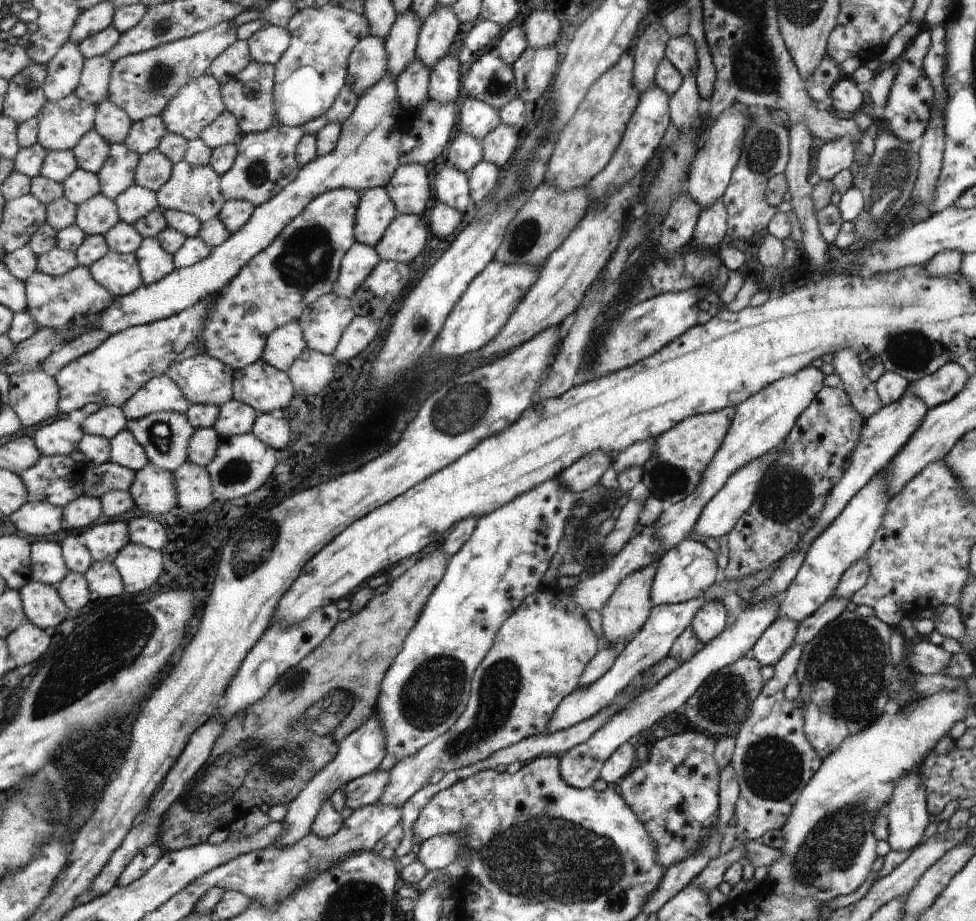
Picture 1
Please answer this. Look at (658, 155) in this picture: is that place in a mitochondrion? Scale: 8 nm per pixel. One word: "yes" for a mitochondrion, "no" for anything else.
no

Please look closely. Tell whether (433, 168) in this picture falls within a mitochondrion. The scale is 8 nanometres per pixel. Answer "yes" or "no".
no

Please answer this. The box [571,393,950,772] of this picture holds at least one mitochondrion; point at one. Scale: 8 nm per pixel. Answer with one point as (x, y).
(846, 669)

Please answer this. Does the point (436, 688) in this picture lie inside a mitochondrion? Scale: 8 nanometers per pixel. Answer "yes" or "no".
yes

